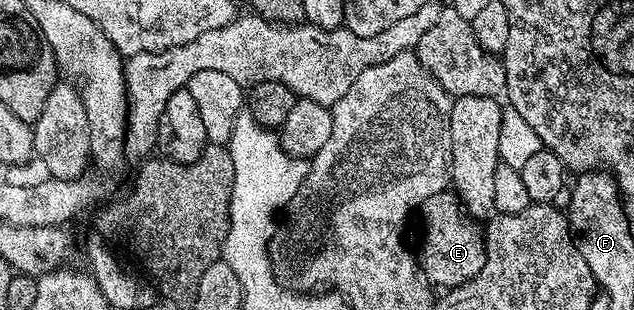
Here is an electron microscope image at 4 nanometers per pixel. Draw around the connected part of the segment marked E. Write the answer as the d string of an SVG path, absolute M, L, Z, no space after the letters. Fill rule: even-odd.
M445 190L438 194L430 194L430 198L426 198L426 202L422 202L422 206L418 209L418 220L420 216L420 224L424 227L424 233L420 236L420 252L418 248L420 269L429 284L440 290L457 288L470 282L482 270L482 266L486 266L485 229L472 219L471 212L465 208L464 201L456 195L455 191Z

